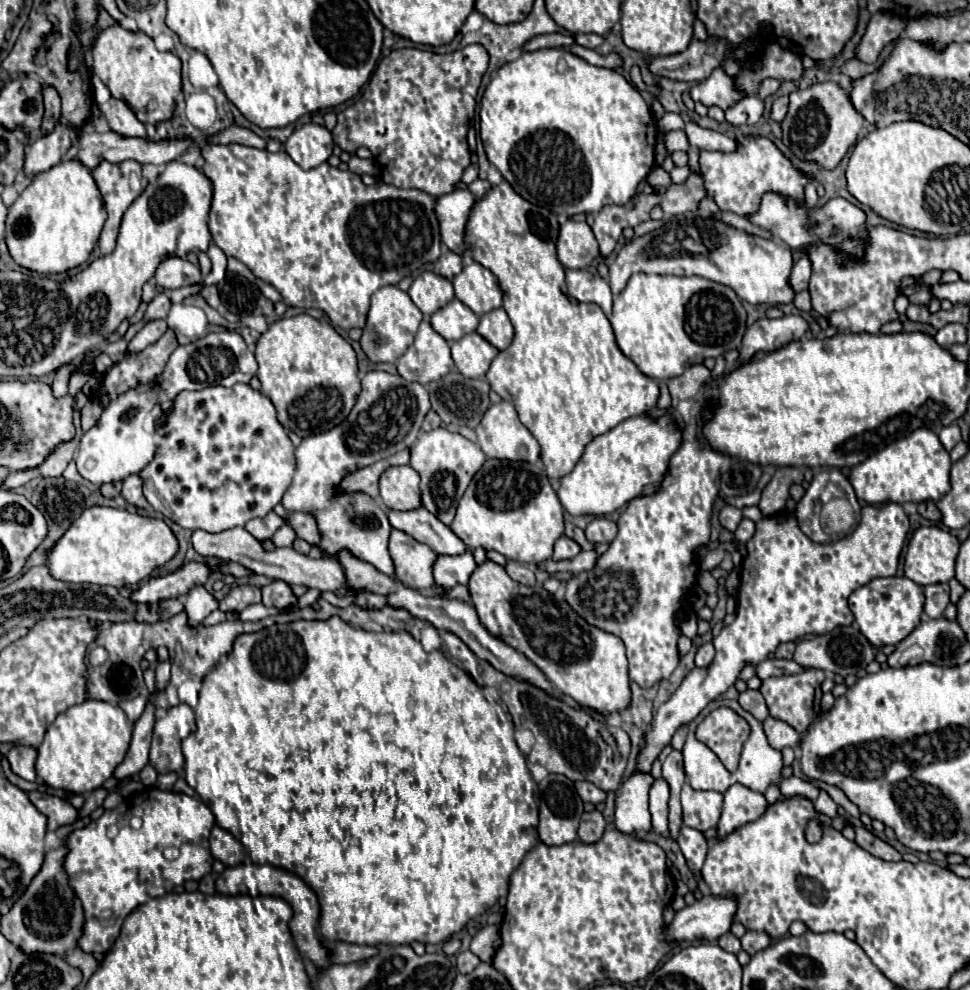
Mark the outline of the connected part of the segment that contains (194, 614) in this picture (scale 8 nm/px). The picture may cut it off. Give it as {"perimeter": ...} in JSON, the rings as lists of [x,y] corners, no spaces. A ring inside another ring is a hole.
{"perimeter":[[[194,586],[186,594],[186,616],[188,616],[188,626],[196,628],[200,626],[212,612],[218,608],[218,600],[204,588],[204,586]]]}

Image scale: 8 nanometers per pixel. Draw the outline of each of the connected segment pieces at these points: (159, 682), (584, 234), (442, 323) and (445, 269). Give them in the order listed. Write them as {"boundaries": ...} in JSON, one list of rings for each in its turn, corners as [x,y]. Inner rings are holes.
{"boundaries":[[[[164,660],[156,666],[156,686],[158,690],[164,690],[170,680],[170,660]]],[[[566,220],[560,226],[558,260],[564,268],[588,268],[598,256],[598,242],[586,222]]],[[[454,298],[450,304],[440,308],[438,312],[434,312],[430,316],[430,322],[442,338],[452,342],[452,340],[458,340],[458,338],[474,332],[480,318],[466,304],[462,304],[460,300]]],[[[444,250],[440,254],[440,258],[434,262],[434,268],[432,268],[432,272],[440,274],[448,280],[452,280],[460,270],[462,270],[462,256],[452,252],[452,250]]]]}

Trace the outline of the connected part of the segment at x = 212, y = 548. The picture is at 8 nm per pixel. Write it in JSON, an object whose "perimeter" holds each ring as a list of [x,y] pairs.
{"perimeter":[[[230,528],[218,534],[210,534],[206,530],[194,530],[192,534],[192,546],[200,556],[214,556],[220,560],[230,560],[230,562],[240,562],[242,566],[250,568],[256,574],[264,574],[270,580],[284,580],[288,584],[302,584],[308,588],[316,588],[320,592],[330,590],[330,592],[338,592],[344,586],[344,570],[340,568],[340,564],[332,558],[308,558],[300,552],[296,552],[294,548],[276,548],[272,552],[264,552],[264,548],[260,548],[260,542],[246,532],[244,528]]]}

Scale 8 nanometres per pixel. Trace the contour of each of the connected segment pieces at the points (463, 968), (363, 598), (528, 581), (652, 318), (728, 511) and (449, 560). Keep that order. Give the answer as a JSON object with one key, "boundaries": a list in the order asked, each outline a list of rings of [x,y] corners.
{"boundaries":[[[[470,950],[460,952],[458,958],[456,958],[456,968],[458,968],[458,972],[462,972],[462,974],[470,974],[478,964],[480,964],[480,958],[478,958],[476,954],[472,954]]],[[[360,593],[355,602],[361,608],[371,610],[385,606],[387,604],[387,598],[383,595],[377,595],[374,593]]],[[[514,560],[506,564],[506,572],[510,574],[512,580],[516,580],[516,582],[520,582],[520,584],[524,584],[524,586],[534,586],[534,584],[536,584],[534,572],[532,572],[530,568],[526,568],[526,566],[514,562]]],[[[642,272],[634,274],[626,288],[616,296],[610,324],[620,350],[634,360],[640,372],[654,380],[668,380],[680,376],[688,366],[698,364],[708,356],[718,358],[722,352],[738,348],[746,332],[746,310],[736,292],[718,282],[700,276],[660,276]]],[[[734,506],[722,508],[722,512],[720,512],[720,524],[722,524],[726,530],[734,532],[736,526],[740,524],[740,520],[742,520],[742,510],[738,510],[738,508],[734,508]]],[[[466,548],[466,552],[458,554],[458,556],[438,554],[438,558],[432,566],[434,582],[446,590],[454,588],[456,584],[467,585],[474,568],[476,568],[476,562],[474,562],[472,548]]]]}

